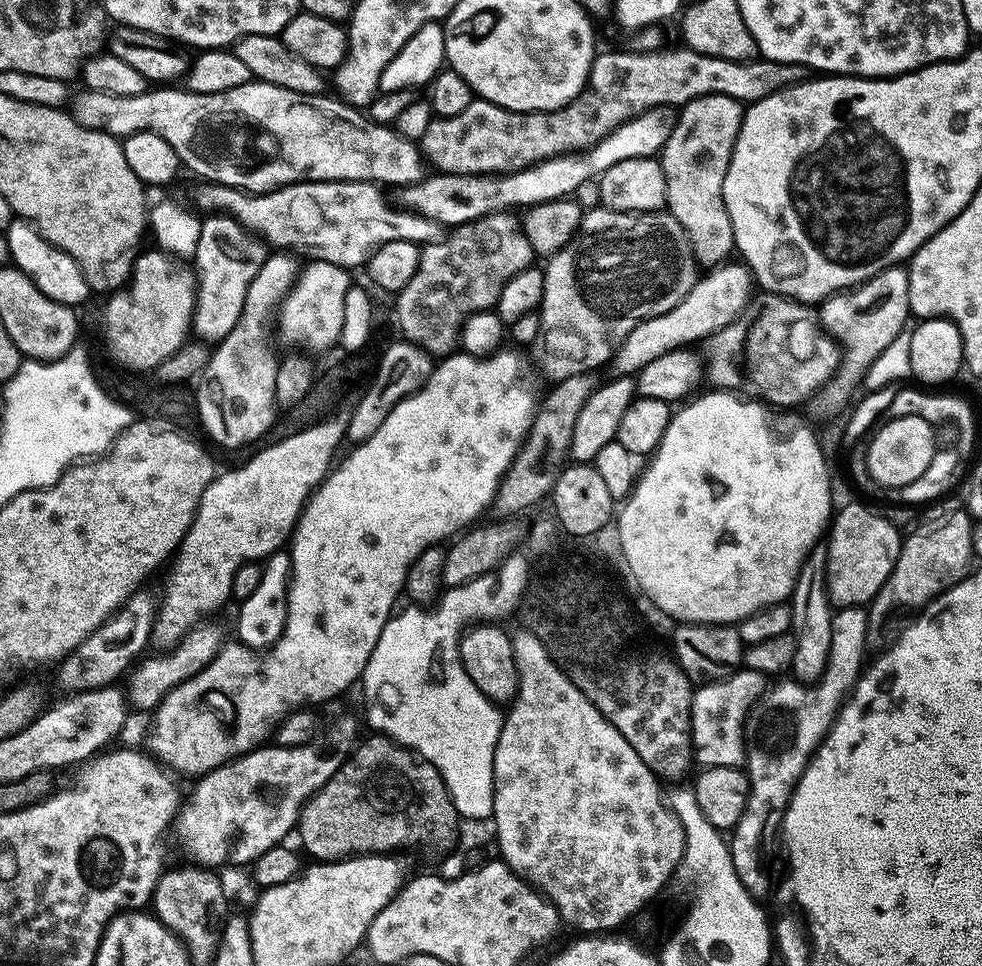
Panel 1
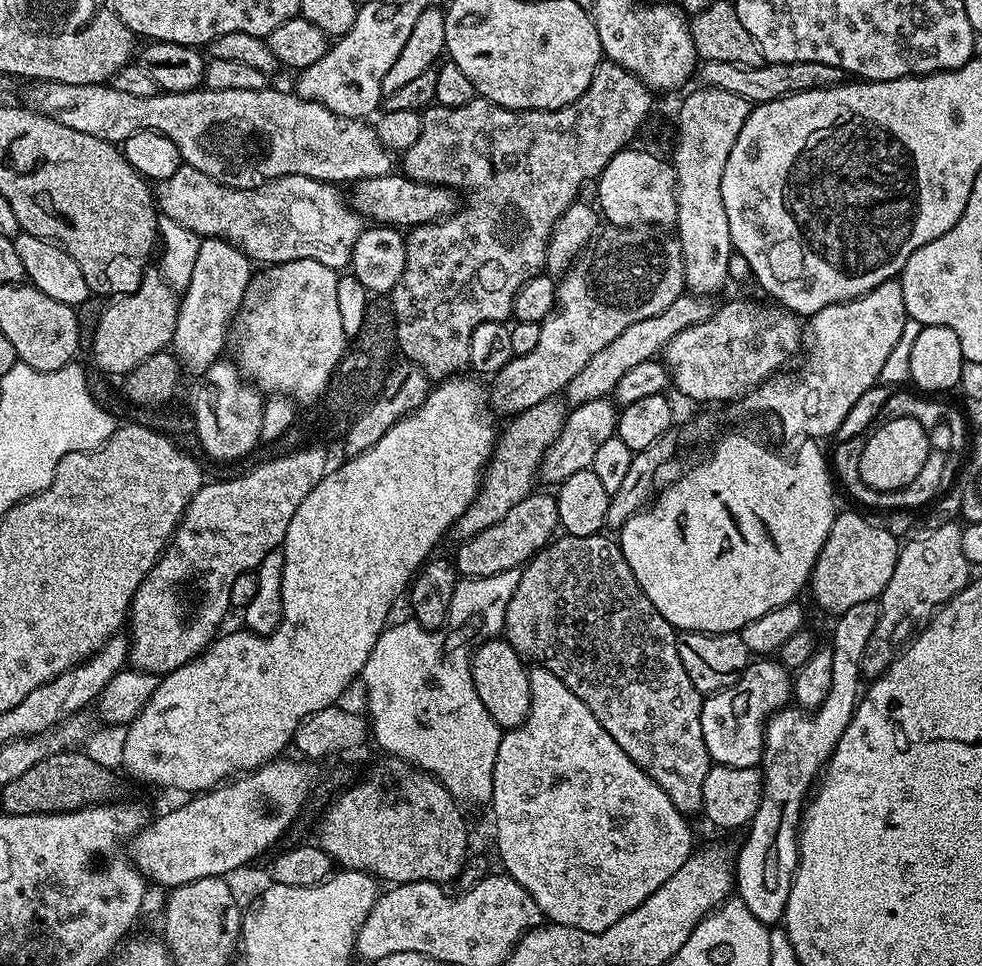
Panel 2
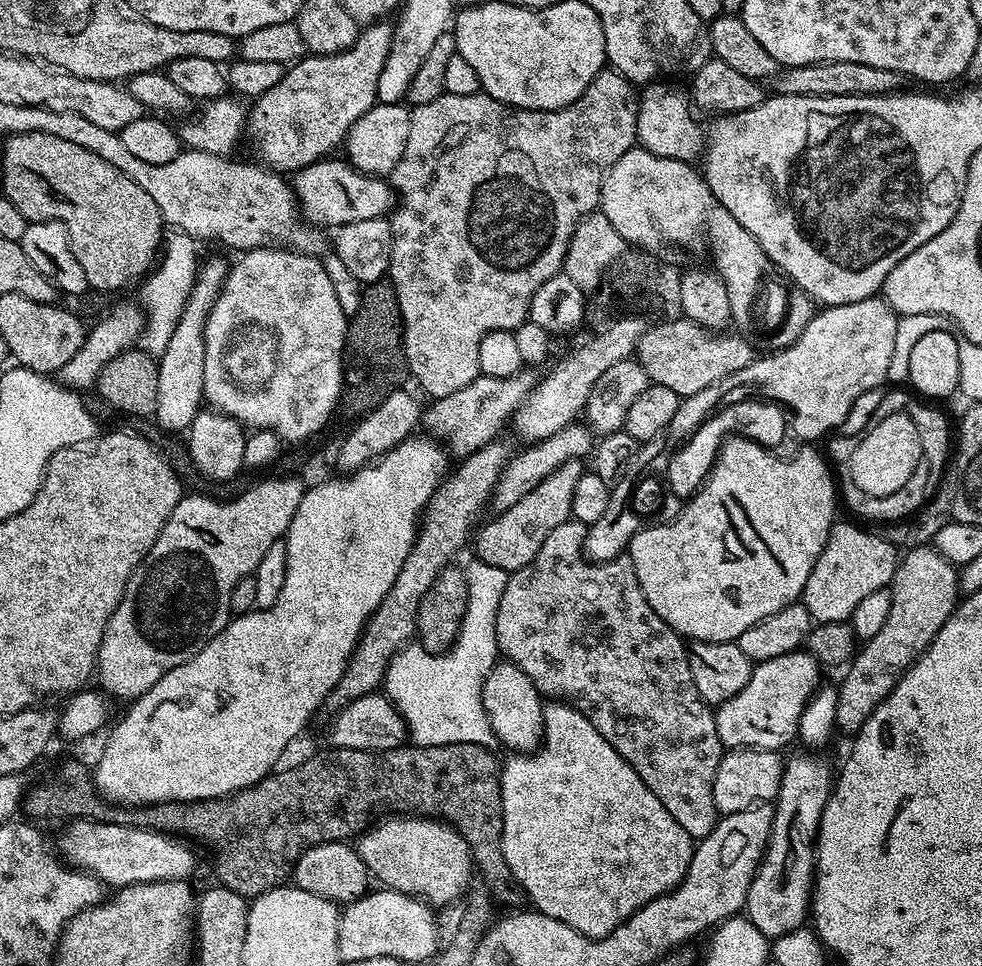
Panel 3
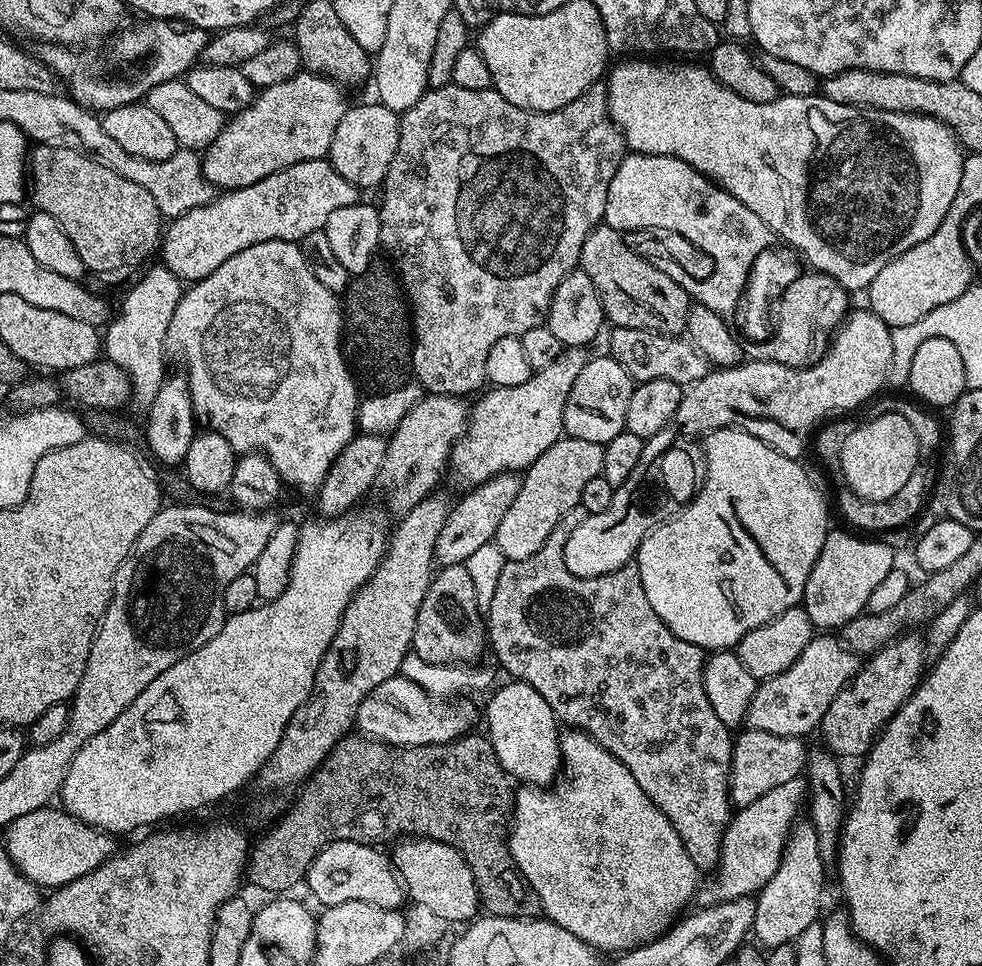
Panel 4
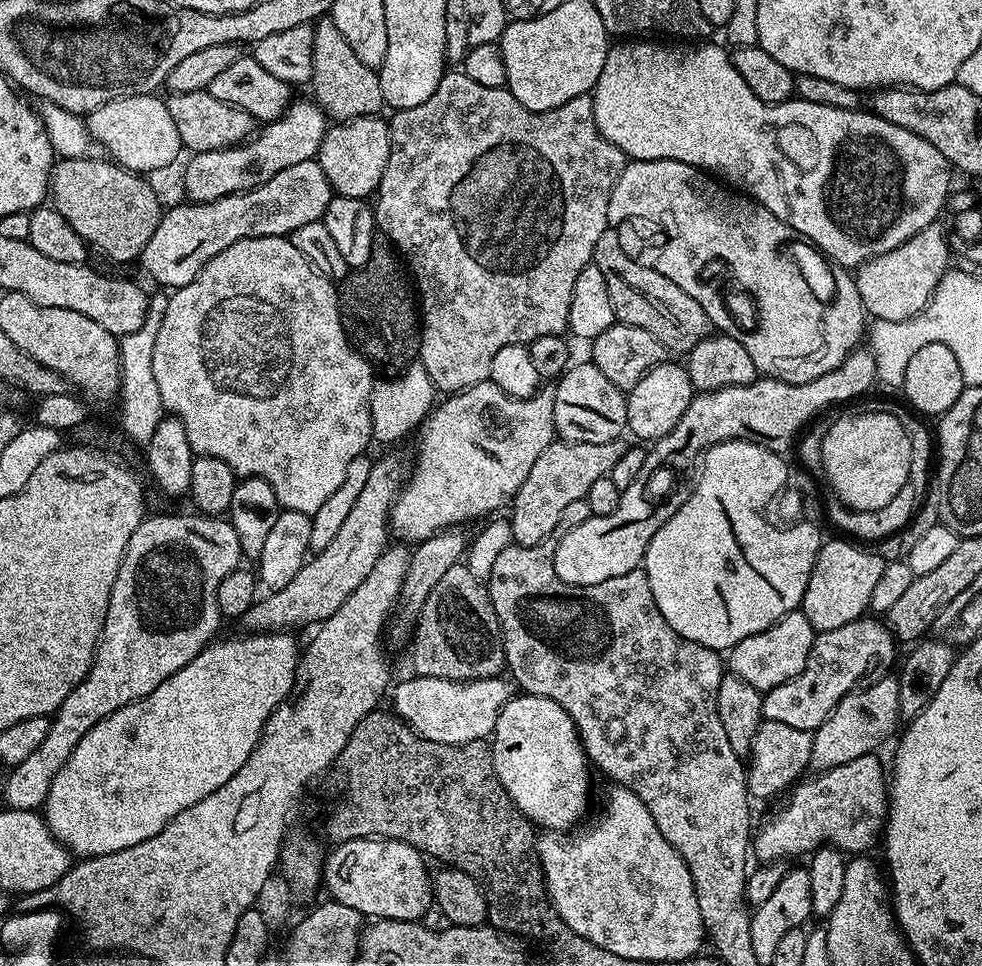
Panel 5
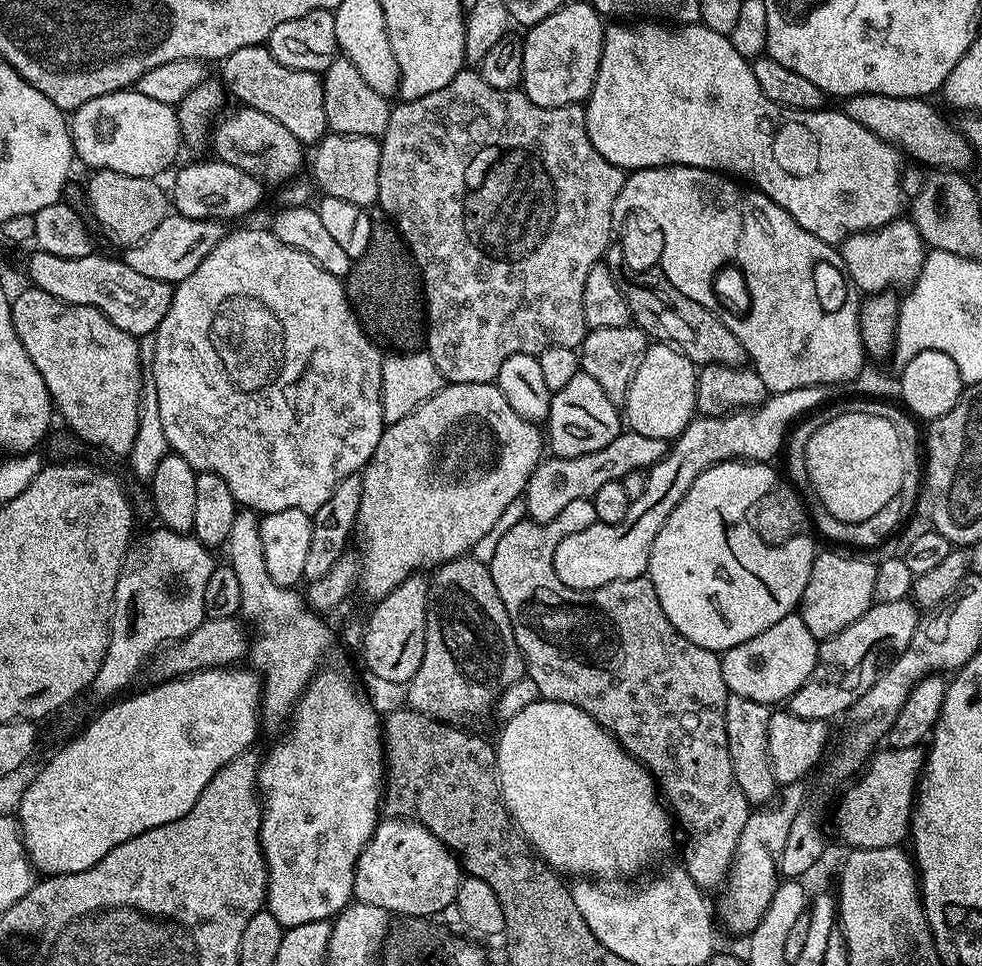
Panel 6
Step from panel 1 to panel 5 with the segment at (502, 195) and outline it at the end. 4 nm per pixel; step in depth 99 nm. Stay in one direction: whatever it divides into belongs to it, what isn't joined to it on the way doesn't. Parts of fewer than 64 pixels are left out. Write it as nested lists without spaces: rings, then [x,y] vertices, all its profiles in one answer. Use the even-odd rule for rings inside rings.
[[[315,159],[286,166],[286,170],[278,170],[274,178],[248,192],[235,192],[205,204],[176,204],[161,215],[154,234],[150,234],[150,242],[146,242],[142,250],[139,267],[144,267],[150,279],[165,284],[165,289],[181,288],[198,278],[214,254],[222,254],[226,246],[234,246],[234,242],[242,238],[291,237],[298,226],[323,221],[324,211],[333,195],[326,174],[322,174],[322,166]]]

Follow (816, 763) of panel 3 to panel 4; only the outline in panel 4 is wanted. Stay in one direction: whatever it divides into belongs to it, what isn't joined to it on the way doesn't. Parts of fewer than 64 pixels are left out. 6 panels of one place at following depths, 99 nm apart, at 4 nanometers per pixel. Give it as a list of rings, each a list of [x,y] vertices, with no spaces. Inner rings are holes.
[[[810,822],[793,824],[778,862],[778,870],[774,870],[774,878],[770,878],[770,882],[766,882],[766,886],[756,896],[752,932],[765,949],[793,943],[798,934],[806,930],[806,926],[817,923],[821,915],[820,891],[824,888],[824,868],[826,861],[820,856],[818,834],[814,826]]]

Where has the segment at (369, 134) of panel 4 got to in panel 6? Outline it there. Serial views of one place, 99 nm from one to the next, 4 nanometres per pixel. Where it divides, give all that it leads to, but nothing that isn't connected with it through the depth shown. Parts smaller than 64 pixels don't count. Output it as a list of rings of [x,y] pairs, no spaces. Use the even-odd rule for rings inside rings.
[[[333,132],[325,134],[313,152],[316,153],[310,156],[311,179],[323,195],[343,198],[345,202],[354,202],[354,206],[365,210],[377,203],[380,161],[380,141],[377,137]]]

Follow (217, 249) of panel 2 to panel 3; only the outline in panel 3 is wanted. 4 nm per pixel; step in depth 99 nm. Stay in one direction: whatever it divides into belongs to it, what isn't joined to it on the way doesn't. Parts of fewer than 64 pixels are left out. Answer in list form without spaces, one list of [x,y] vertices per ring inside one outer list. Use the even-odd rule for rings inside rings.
[[[212,256],[199,265],[199,272],[194,282],[190,298],[182,310],[182,318],[174,326],[174,335],[166,350],[158,357],[158,402],[154,413],[155,423],[159,424],[165,433],[187,433],[194,418],[202,410],[204,398],[204,371],[206,370],[206,346],[204,331],[206,318],[212,309],[212,303],[224,285],[228,276],[230,264],[220,256]]]

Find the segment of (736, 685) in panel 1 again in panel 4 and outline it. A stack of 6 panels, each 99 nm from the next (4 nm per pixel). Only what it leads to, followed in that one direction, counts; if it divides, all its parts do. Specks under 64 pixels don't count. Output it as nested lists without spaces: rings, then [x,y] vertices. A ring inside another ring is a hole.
[[[832,634],[813,635],[811,642],[798,654],[794,666],[782,670],[782,674],[774,674],[774,678],[759,681],[754,690],[754,698],[750,698],[747,727],[754,730],[766,730],[766,734],[779,736],[808,735],[819,729],[826,710],[830,710],[830,702],[856,676],[862,660],[857,653],[845,648],[839,639]]]

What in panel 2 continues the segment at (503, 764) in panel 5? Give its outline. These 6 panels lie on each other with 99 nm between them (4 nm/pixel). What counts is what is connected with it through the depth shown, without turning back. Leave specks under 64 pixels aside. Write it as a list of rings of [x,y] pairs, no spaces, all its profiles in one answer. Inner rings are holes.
[[[488,638],[479,644],[482,645],[477,650],[475,647],[470,656],[474,690],[478,690],[482,706],[486,706],[490,718],[494,718],[494,722],[501,730],[516,728],[528,716],[530,708],[529,669],[524,668],[525,661],[507,640]]]

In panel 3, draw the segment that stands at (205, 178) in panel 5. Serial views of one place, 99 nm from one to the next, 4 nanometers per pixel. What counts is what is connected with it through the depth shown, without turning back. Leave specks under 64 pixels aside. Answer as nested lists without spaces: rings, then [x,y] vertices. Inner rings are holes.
[[[388,22],[369,24],[352,48],[337,56],[305,55],[285,71],[274,90],[255,97],[256,105],[246,116],[246,134],[269,169],[292,174],[343,145],[350,126],[378,102],[378,74],[386,66],[393,31]]]

